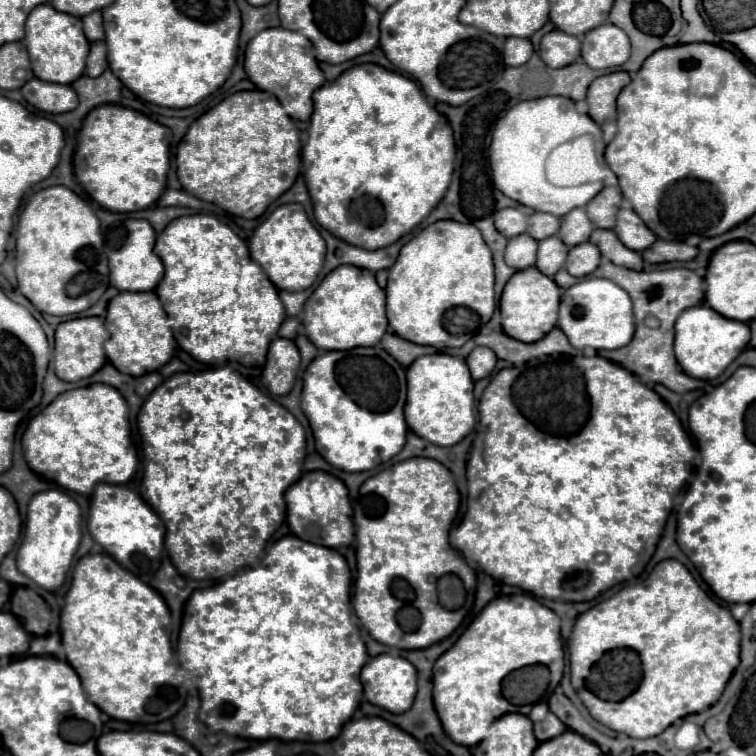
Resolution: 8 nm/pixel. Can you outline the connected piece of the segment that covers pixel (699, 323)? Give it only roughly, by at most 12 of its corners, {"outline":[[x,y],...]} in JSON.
{"outline":[[707,305],[675,323],[675,355],[715,379],[747,347],[749,325]]}

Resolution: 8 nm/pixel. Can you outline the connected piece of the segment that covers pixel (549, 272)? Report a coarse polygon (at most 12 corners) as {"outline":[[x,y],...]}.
{"outline":[[559,237],[539,241],[537,263],[553,277],[565,263],[569,247]]}

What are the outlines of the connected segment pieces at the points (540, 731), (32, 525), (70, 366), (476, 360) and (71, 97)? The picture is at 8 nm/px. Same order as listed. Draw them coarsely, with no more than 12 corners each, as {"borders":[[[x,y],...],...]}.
{"borders":[[[553,713],[535,723],[537,741],[561,735],[567,727]],[[61,489],[33,495],[17,569],[63,585],[81,509]],[[101,317],[59,323],[57,377],[91,377],[107,361]],[[475,347],[467,365],[475,381],[493,371],[497,357],[489,347]],[[33,77],[21,87],[39,111],[65,113],[77,107],[71,85]]]}

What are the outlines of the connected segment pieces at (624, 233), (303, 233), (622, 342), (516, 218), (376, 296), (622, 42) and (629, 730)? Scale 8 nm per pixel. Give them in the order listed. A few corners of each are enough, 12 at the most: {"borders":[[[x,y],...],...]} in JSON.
{"borders":[[[619,209],[621,243],[645,251],[657,239],[633,209]],[[301,203],[251,235],[251,259],[281,291],[309,289],[325,241]],[[609,279],[561,295],[557,327],[575,349],[619,349],[635,331]],[[501,209],[495,227],[507,239],[525,233],[527,217],[519,209]],[[355,265],[333,269],[303,309],[323,351],[373,347],[385,291]],[[613,23],[581,37],[591,69],[619,67],[629,59],[629,37]],[[665,559],[577,617],[591,717],[655,737],[717,703],[739,623]]]}

